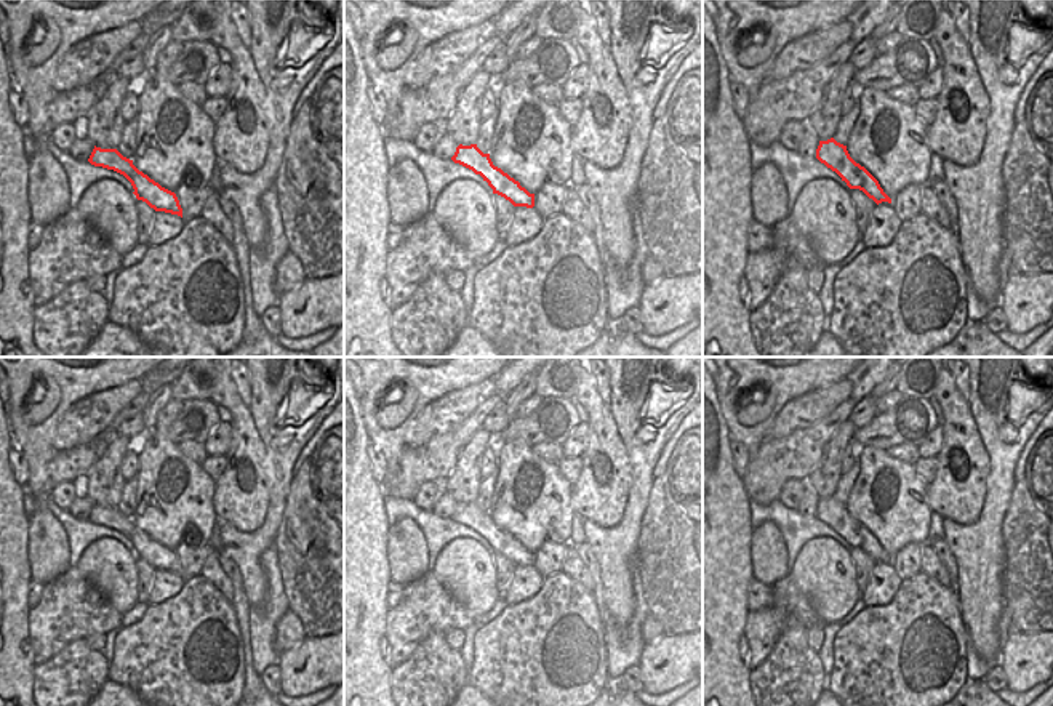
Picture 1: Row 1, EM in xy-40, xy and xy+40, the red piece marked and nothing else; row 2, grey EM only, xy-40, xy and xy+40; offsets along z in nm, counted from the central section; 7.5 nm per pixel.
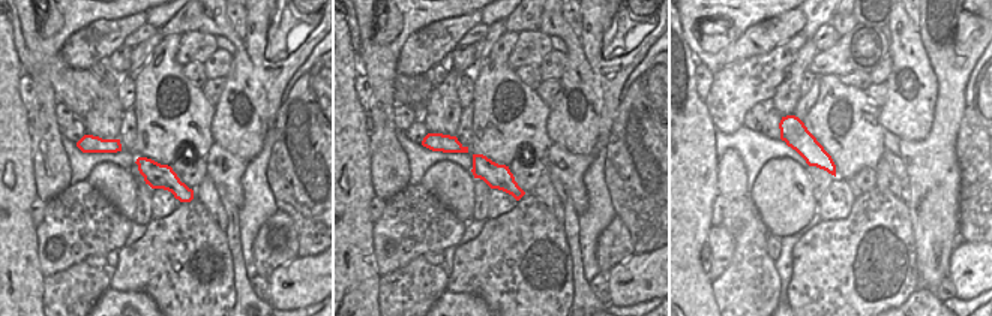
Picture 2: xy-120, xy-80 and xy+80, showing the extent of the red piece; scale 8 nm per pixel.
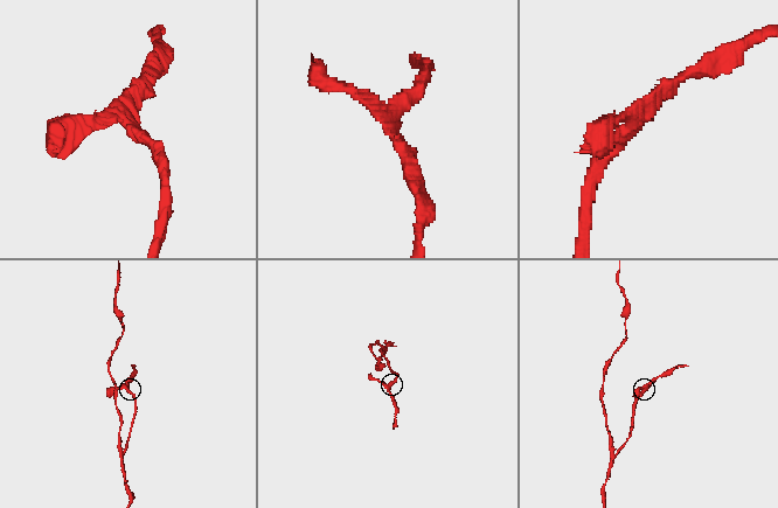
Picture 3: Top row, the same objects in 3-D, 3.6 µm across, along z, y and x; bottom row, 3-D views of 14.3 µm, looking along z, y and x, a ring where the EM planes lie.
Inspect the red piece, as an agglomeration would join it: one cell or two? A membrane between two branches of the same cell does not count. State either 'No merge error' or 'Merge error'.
Merge error

